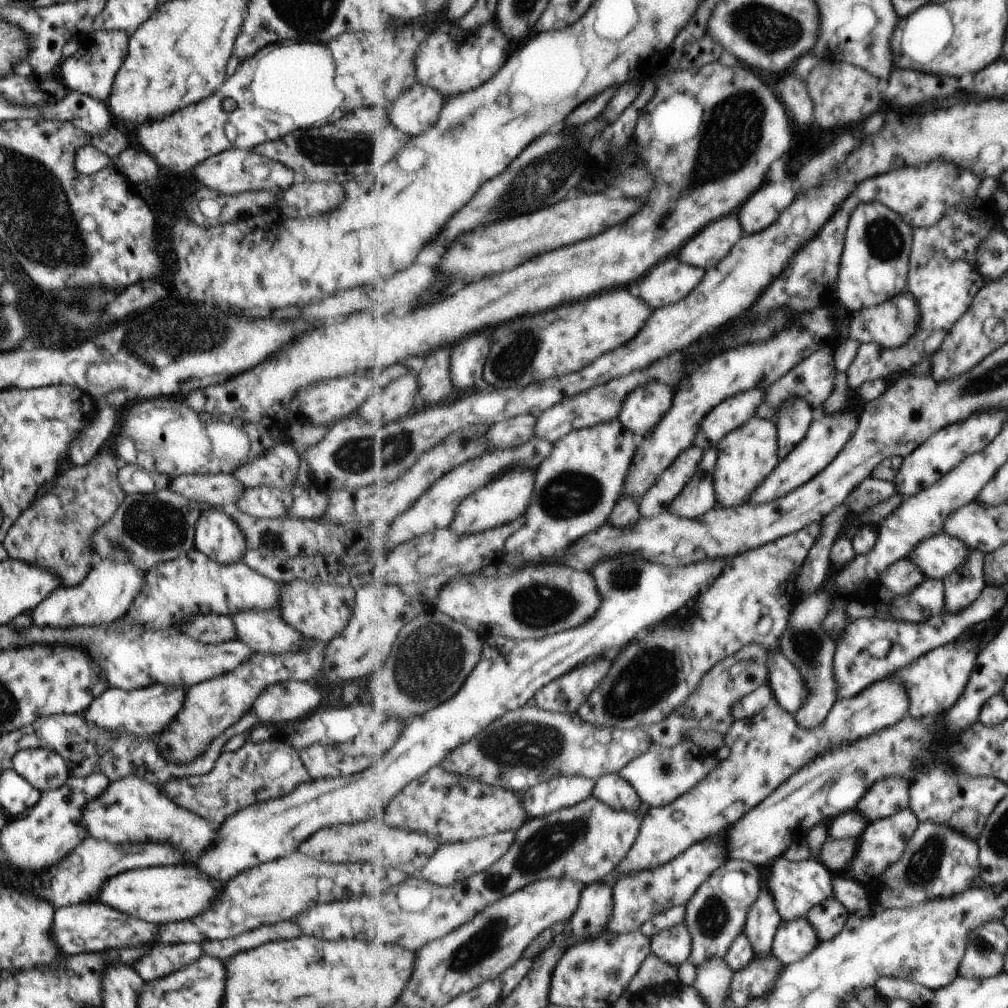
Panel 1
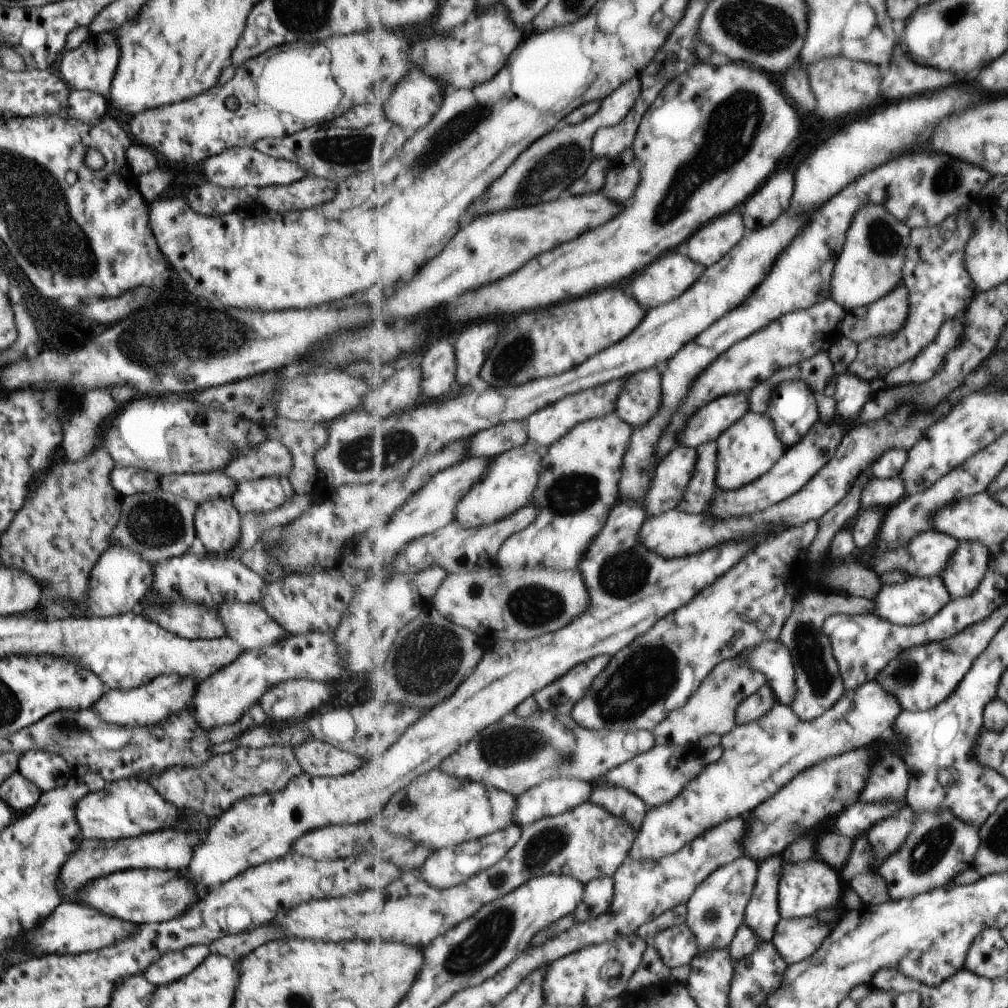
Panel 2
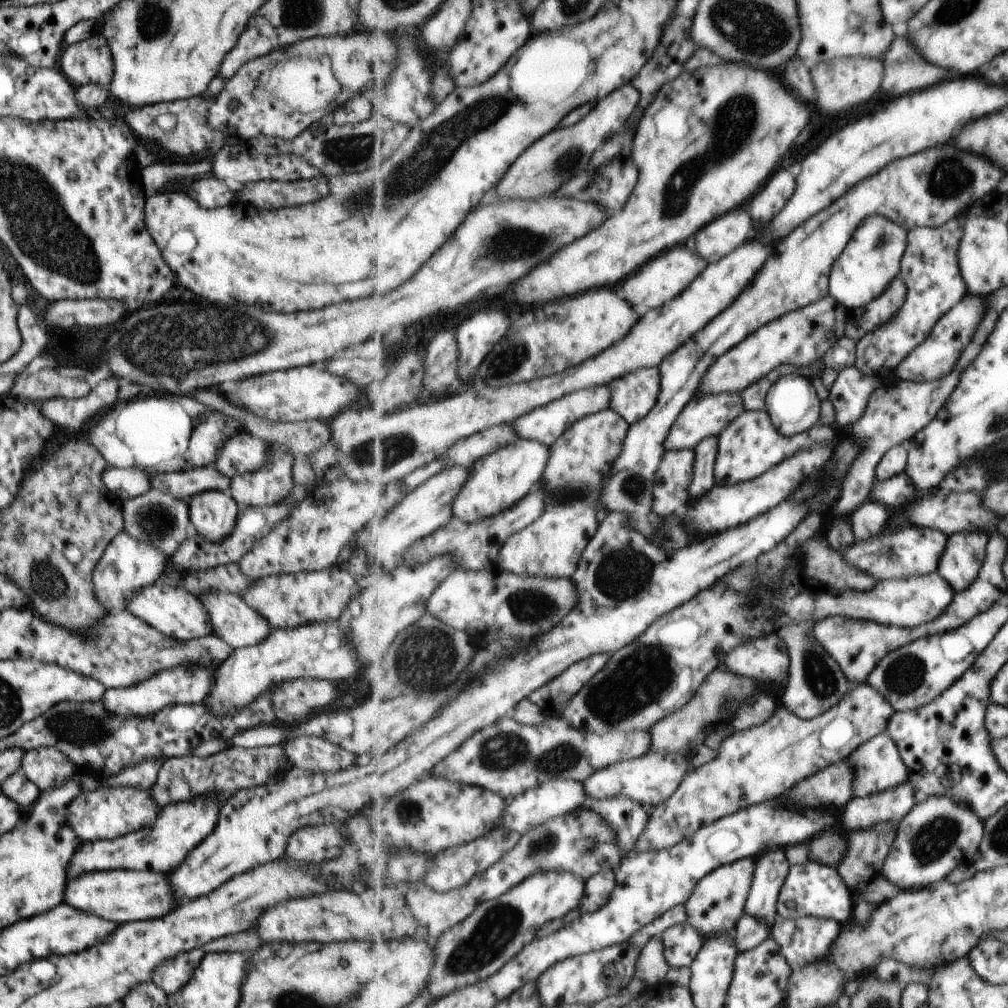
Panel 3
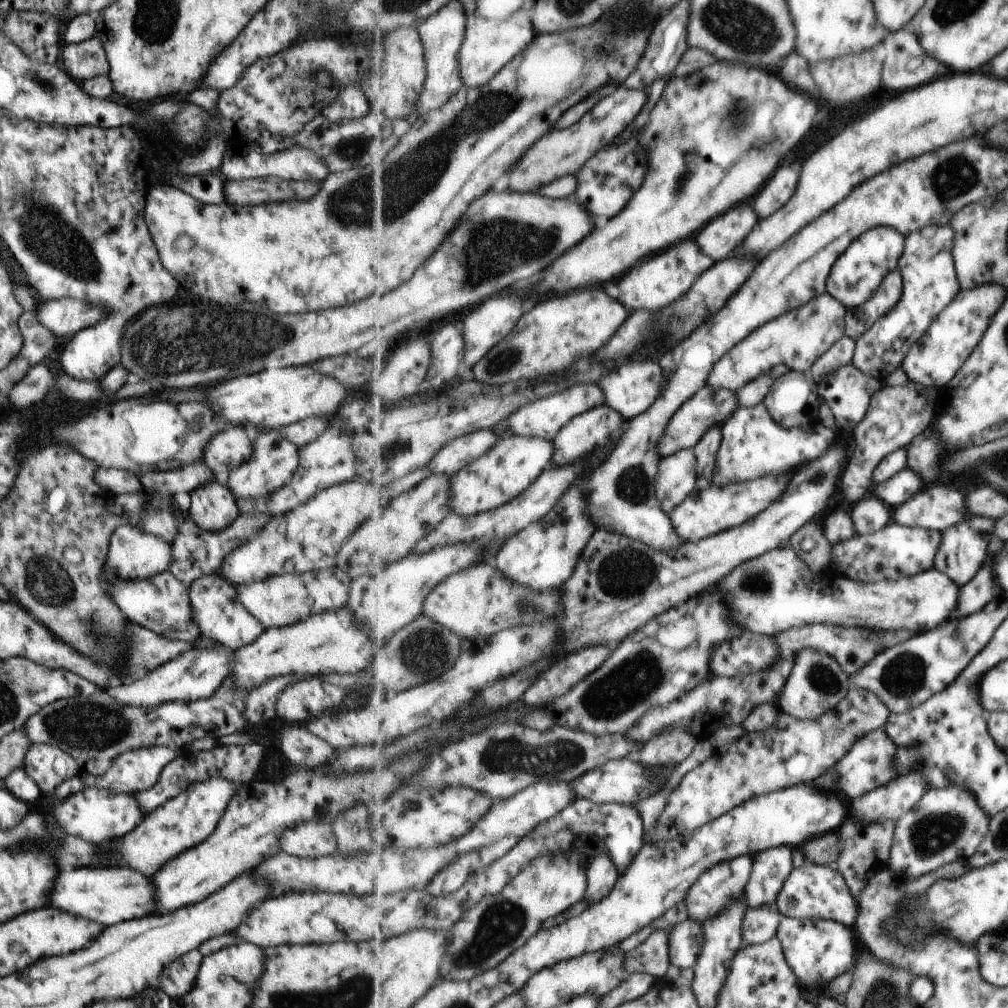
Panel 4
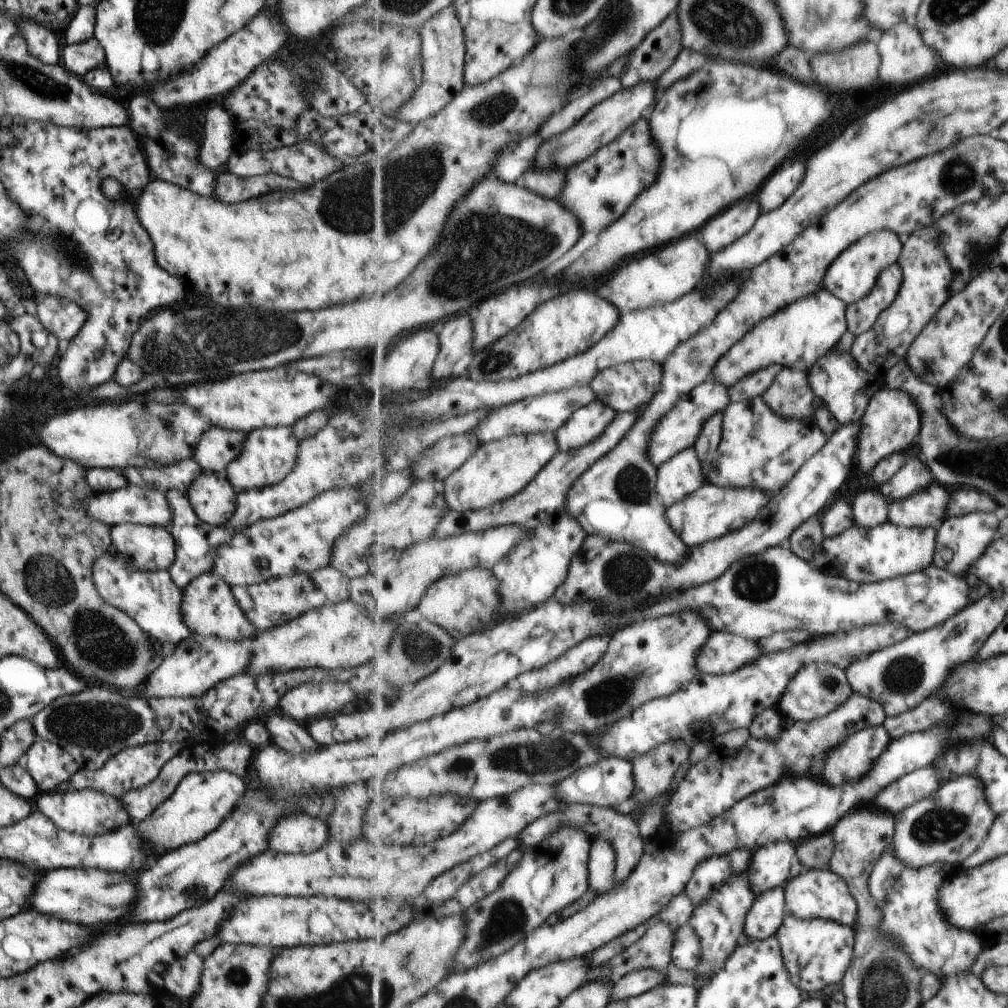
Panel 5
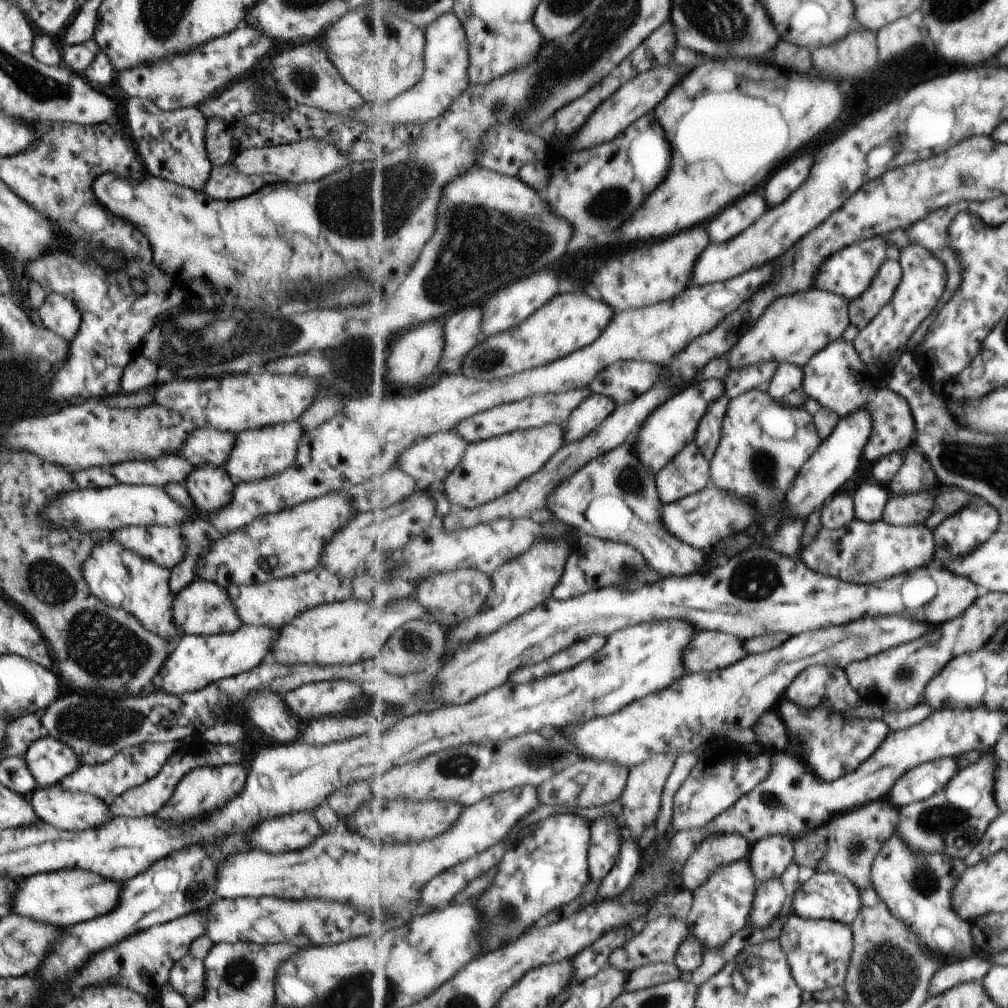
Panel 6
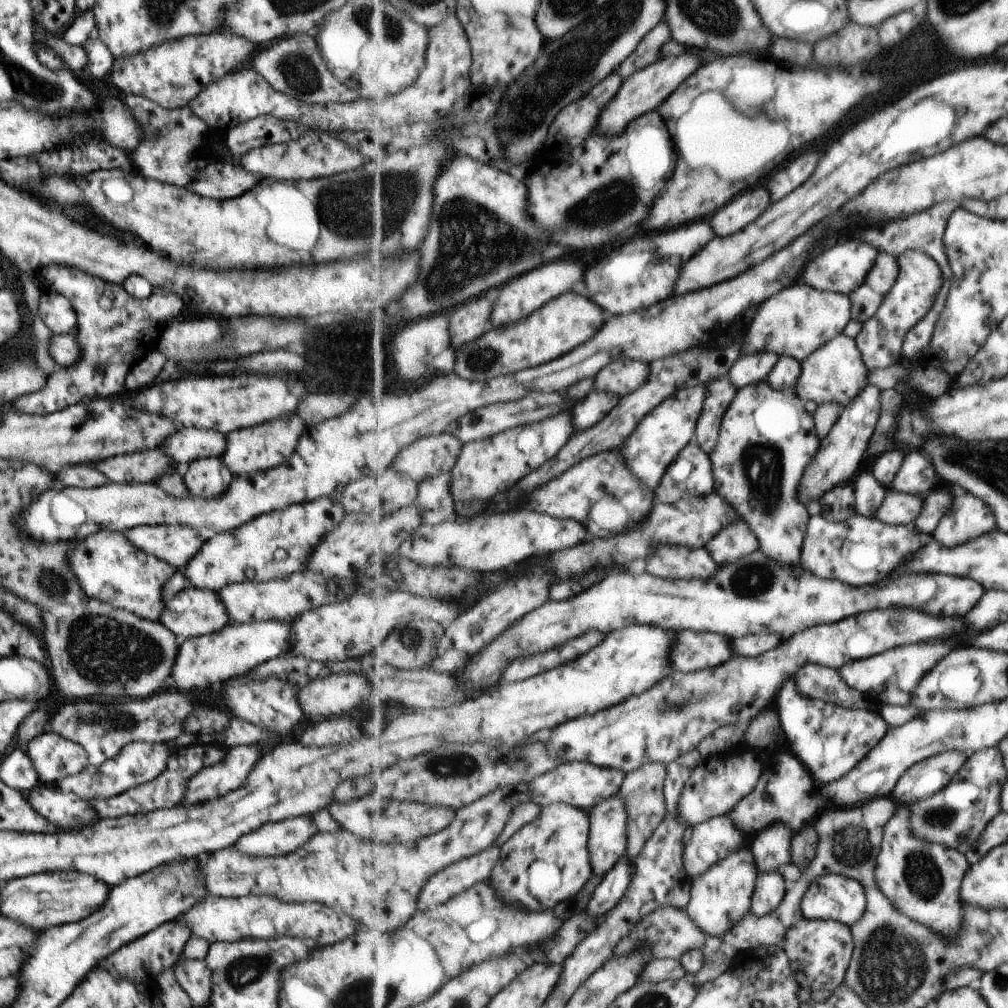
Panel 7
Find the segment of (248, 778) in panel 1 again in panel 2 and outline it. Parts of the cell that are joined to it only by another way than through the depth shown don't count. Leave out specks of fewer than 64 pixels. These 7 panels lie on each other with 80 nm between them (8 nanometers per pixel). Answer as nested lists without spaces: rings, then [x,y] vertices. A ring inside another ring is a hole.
[[[270,745],[264,747],[241,747],[238,746],[232,751],[213,755],[198,767],[184,769],[183,767],[173,767],[161,773],[152,782],[155,790],[165,799],[165,802],[174,804],[178,809],[185,812],[203,812],[207,818],[217,818],[227,810],[233,802],[245,798],[245,796],[255,796],[255,794],[274,793],[281,790],[292,778],[298,777],[302,773],[300,764],[295,758],[293,748],[290,746]]]

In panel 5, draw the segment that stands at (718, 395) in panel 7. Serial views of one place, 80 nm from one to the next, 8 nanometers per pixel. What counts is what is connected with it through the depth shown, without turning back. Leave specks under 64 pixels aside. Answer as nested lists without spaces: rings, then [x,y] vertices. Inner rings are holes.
[[[718,412],[712,416],[701,431],[696,442],[696,451],[707,475],[712,471],[714,462],[724,434],[724,413]]]

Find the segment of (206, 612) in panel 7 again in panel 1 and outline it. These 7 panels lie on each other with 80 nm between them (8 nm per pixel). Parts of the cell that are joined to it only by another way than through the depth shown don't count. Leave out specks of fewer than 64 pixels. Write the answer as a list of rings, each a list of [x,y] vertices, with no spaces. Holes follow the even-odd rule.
[[[246,610],[232,615],[236,638],[253,653],[286,655],[303,650],[305,638],[289,626],[278,610]]]

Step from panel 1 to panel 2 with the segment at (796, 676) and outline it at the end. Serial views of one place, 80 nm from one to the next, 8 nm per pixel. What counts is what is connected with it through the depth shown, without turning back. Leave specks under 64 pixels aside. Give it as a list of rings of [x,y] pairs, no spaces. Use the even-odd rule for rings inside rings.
[[[779,641],[761,643],[741,654],[741,661],[761,670],[779,702],[792,706],[798,696],[796,667],[791,651]]]

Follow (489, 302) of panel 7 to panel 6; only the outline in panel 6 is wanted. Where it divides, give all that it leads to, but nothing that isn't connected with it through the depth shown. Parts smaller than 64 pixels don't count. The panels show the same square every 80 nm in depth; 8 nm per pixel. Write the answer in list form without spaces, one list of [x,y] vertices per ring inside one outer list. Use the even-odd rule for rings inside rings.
[[[482,304],[467,307],[444,319],[444,348],[441,358],[461,360],[481,343],[484,312]]]

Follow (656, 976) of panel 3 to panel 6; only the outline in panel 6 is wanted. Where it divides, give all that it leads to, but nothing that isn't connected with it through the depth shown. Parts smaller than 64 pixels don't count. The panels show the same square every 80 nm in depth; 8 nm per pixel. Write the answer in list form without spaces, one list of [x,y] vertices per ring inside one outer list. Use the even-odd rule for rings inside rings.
[[[659,916],[655,920],[649,920],[641,934],[637,934],[629,942],[625,942],[625,946],[621,946],[613,952],[610,958],[610,966],[631,975],[635,970],[647,967],[649,964],[674,962],[681,946],[693,938],[693,932],[691,932],[687,921],[681,922],[679,918],[673,918],[673,916]]]

